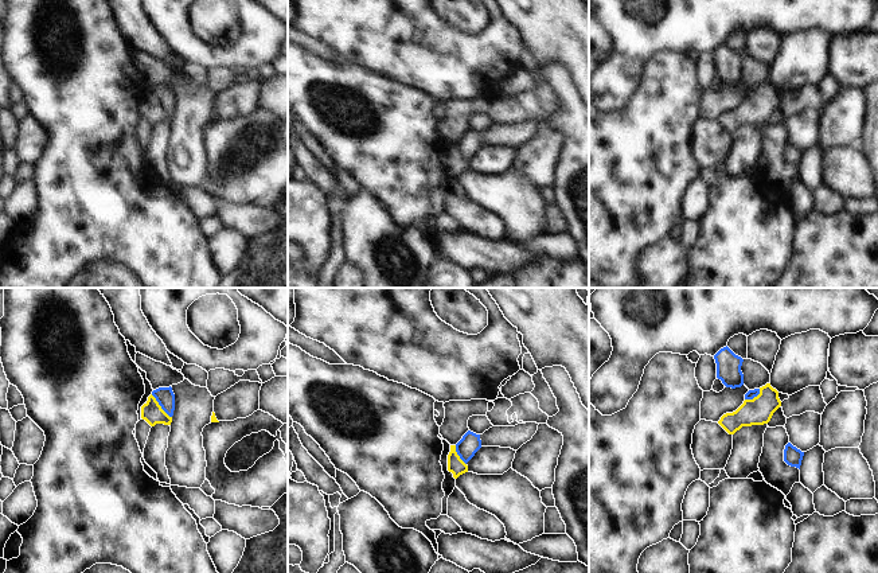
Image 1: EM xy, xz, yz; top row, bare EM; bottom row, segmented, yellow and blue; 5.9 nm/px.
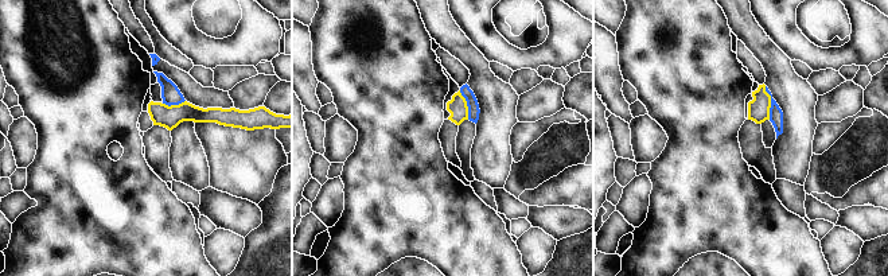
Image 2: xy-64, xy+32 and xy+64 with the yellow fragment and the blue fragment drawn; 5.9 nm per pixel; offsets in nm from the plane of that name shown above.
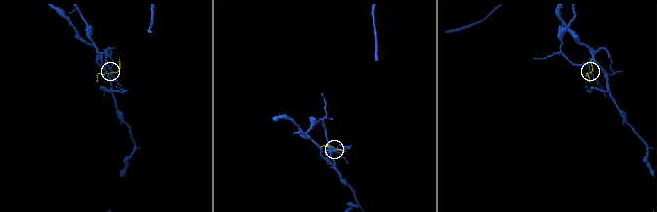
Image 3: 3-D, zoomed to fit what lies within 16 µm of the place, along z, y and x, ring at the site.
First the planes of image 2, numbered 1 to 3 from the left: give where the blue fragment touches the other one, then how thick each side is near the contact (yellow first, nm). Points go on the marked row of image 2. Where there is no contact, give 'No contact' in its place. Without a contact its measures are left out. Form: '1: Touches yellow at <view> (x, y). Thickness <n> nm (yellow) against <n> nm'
1: Touches yellow at xy-64 (174, 105). Thickness 140 nm (yellow) against 110 nm
2: Touches yellow at xy+32 (466, 105). Thickness 120 nm (yellow) against 70 nm
3: Touches yellow at xy+64 (770, 102). Thickness 130 nm (yellow) against 80 nm.

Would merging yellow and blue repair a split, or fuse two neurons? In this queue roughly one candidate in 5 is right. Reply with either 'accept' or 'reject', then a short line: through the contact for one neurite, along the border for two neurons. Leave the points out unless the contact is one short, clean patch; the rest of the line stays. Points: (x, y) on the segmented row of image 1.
reject; line xy (151, 394), (171, 417)

